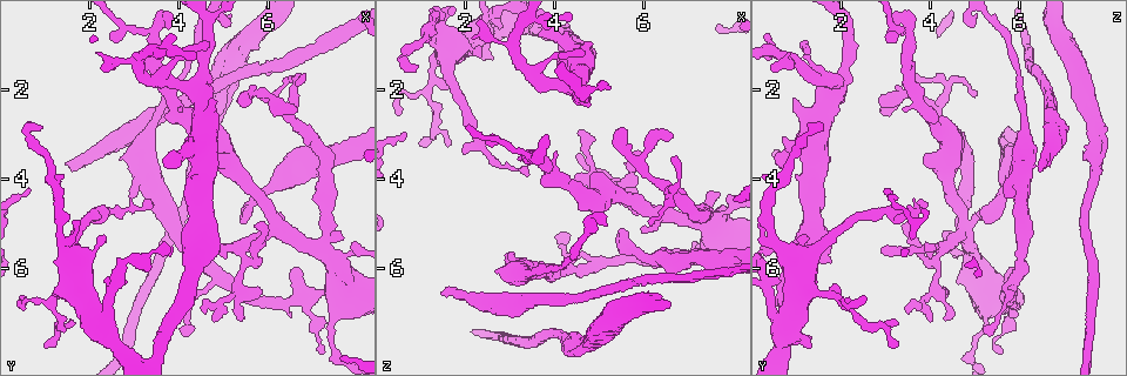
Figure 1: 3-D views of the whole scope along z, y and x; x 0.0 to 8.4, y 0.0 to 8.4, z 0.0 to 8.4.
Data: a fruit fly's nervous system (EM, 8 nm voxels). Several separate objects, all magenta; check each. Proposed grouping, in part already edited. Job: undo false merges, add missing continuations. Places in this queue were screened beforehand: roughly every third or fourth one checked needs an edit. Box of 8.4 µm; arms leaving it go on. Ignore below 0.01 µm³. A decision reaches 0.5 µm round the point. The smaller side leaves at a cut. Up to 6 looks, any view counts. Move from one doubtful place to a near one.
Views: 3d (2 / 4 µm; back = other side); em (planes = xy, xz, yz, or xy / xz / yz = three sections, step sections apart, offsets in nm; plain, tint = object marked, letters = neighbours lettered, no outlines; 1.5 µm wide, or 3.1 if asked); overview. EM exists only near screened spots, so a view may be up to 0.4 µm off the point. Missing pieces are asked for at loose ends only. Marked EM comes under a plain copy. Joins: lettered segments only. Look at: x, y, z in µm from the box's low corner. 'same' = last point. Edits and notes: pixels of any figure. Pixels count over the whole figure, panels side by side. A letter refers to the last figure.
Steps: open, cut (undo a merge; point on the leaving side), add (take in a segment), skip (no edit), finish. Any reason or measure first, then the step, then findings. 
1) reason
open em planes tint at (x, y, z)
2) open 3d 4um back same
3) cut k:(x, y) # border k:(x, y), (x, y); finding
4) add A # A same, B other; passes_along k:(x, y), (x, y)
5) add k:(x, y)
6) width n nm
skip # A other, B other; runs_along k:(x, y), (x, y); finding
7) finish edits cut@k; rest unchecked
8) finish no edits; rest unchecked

free end
open em planes letters at (1.50, 3.65, 6.50)

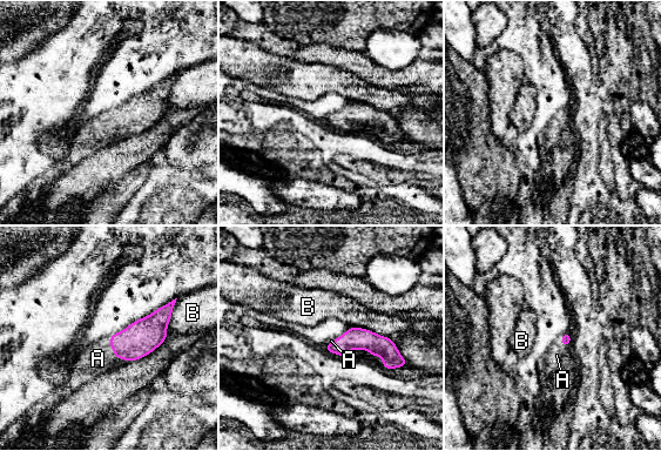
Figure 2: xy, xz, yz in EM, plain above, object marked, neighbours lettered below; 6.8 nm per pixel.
add 2:(98, 358) # A same, B other; it goes on there

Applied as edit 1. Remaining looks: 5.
looks like a crossing
open 3d 4um back at (5.35, 5.55, 4.30)

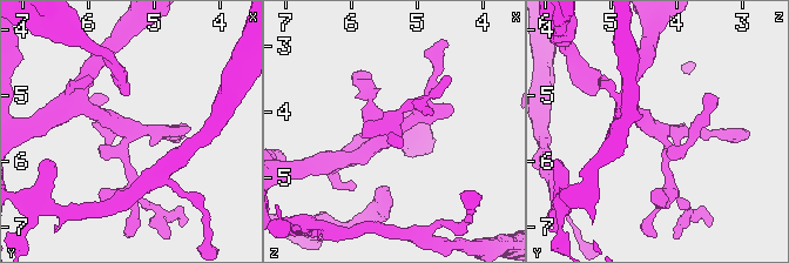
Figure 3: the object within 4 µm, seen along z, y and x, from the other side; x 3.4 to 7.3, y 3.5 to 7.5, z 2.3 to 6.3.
arms 4; now the EM
open em yz step 8 tint at (5.40, 5.55, 4.30)

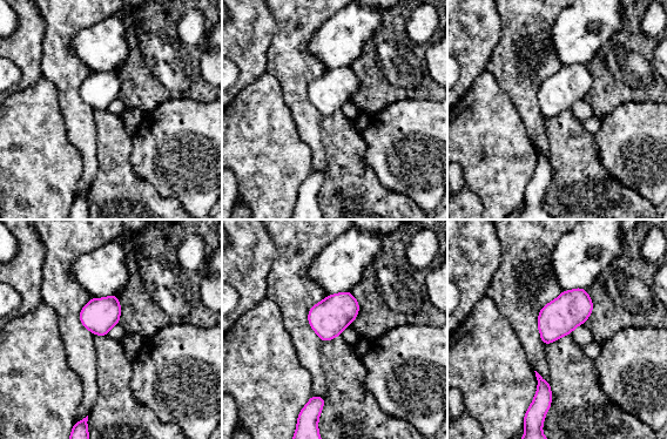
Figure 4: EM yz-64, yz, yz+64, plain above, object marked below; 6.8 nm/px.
cut it another way
open em planes letters same

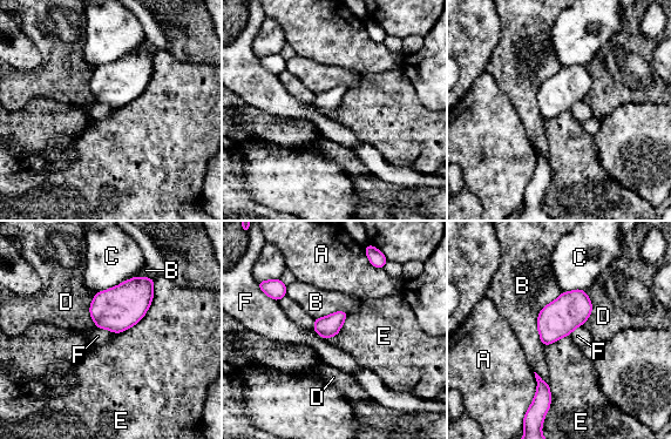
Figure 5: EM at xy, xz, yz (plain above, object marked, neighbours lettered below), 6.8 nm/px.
width 150 nm
skip # A other, B other, C other, D other, E other, F other; border 5:(562, 292), (537, 316), (544, 346); continuous, no second neuron

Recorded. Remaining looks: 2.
a fork
open 3d 2um at (1.15, 6.75, 2.00)

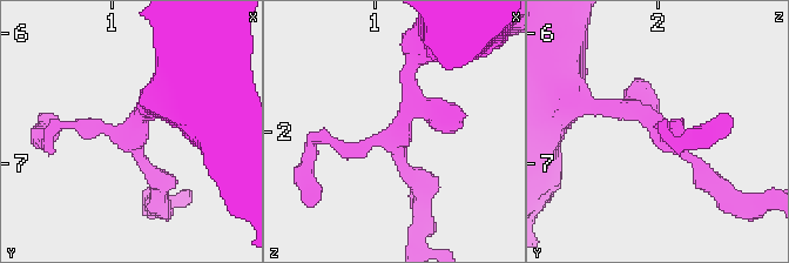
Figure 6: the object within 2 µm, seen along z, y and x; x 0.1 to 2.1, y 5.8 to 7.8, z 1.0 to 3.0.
open em planes letters at (1.20, 6.76, 2.04)

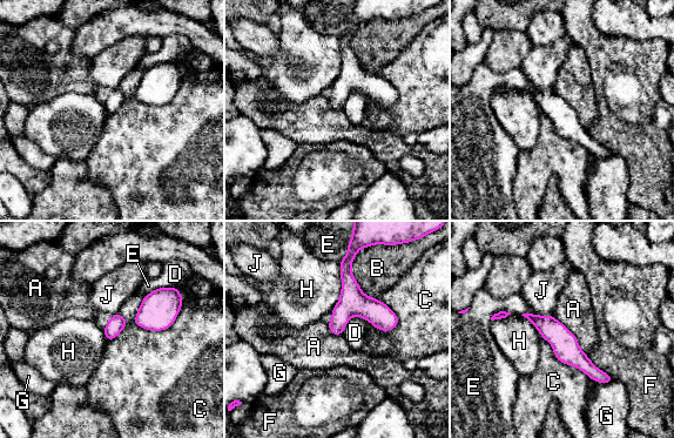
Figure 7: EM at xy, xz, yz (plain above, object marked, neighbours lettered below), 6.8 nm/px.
skip # A other, B other, C other, D other, E other, F other, G other, H other, J other; runs_along 7:(530, 316), (607, 379); continuous, no second neuron

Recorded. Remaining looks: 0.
finish edits add@2; rest unchecked

